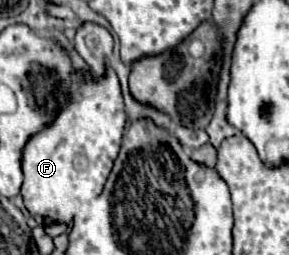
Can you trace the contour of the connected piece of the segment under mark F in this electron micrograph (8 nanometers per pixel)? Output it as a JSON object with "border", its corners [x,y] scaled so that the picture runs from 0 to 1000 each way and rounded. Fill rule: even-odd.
{"border":[[[370,263],[370,294],[336,318],[322,318],[315,294],[294,294],[294,325],[266,341],[266,365],[280,373],[280,396],[246,388],[183,490],[107,537],[80,584],[87,710],[73,765],[107,851],[142,890],[246,875],[287,788],[349,765],[363,702],[419,584],[433,435],[398,278]]]}

